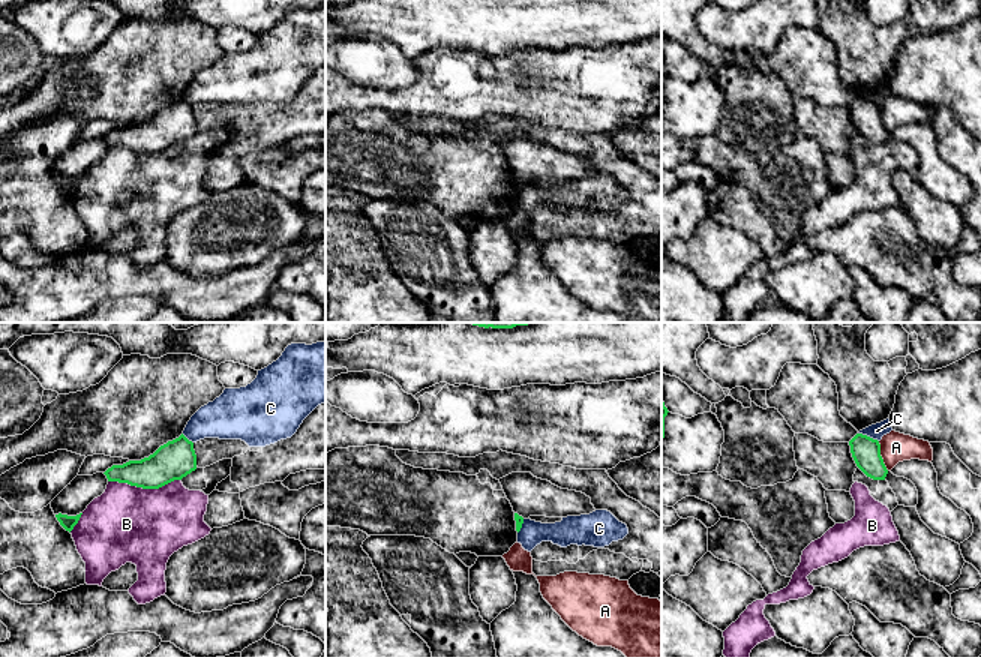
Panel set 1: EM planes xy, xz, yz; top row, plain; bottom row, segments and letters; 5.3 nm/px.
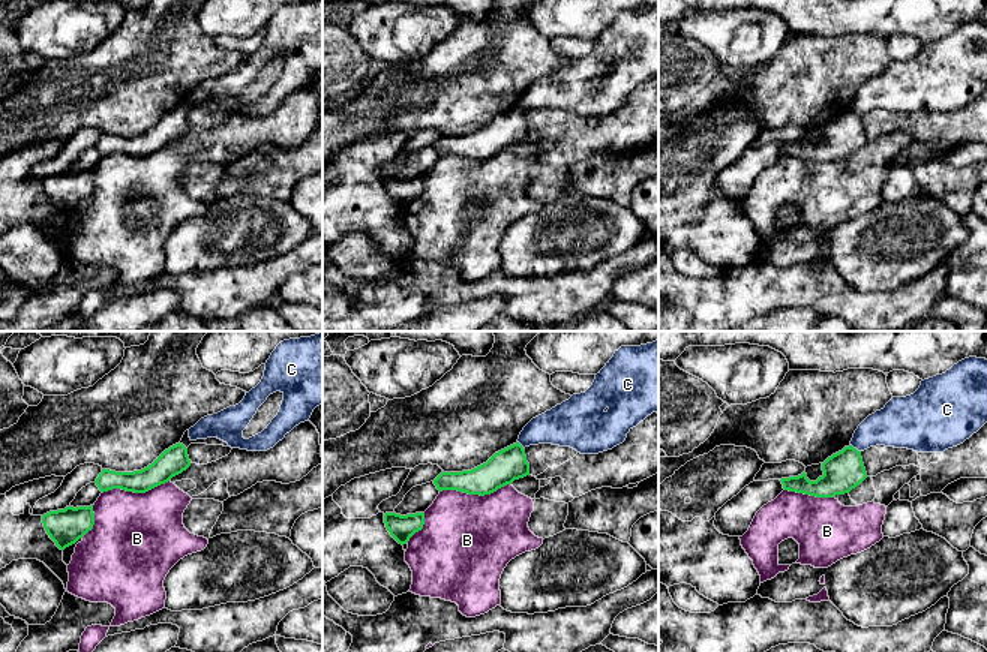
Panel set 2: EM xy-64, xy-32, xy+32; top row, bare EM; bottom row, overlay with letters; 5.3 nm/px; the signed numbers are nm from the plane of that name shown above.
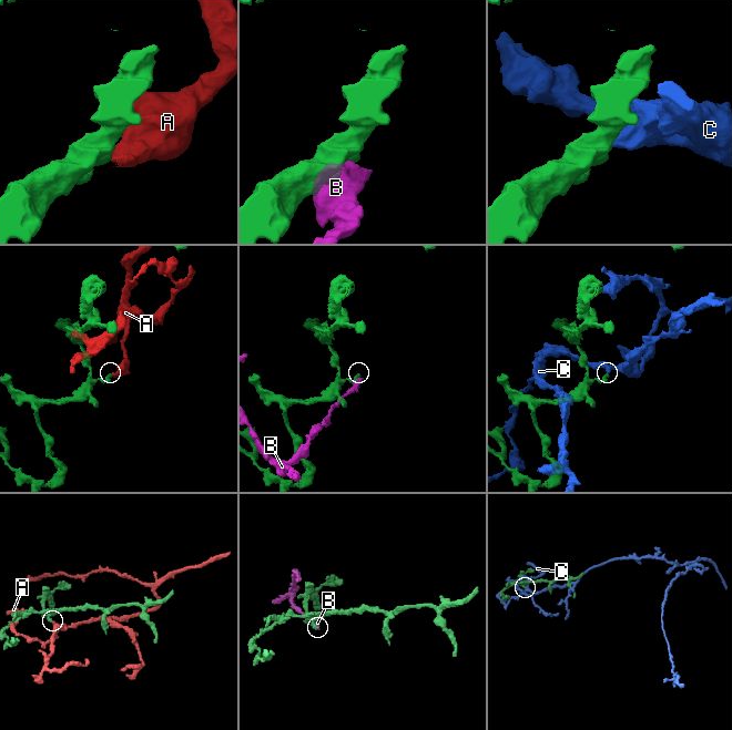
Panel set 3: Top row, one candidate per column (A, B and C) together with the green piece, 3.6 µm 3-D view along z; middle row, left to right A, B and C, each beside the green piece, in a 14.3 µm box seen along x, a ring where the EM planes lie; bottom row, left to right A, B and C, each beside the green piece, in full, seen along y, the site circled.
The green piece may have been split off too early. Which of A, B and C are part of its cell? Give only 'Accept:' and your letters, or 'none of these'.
Accept: none of these

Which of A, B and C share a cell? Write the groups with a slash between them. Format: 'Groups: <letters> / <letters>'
Groups: A B / C

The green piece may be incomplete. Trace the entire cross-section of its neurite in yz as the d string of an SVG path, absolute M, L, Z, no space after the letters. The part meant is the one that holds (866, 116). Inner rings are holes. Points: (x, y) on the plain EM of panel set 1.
M856 98L850 105L850 117L856 130L873 144L885 144L888 134L880 120L880 108L867 99Z

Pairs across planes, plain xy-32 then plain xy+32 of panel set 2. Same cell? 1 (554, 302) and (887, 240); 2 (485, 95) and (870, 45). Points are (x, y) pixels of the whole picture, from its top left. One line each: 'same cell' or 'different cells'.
1: different cells
2: same cell

